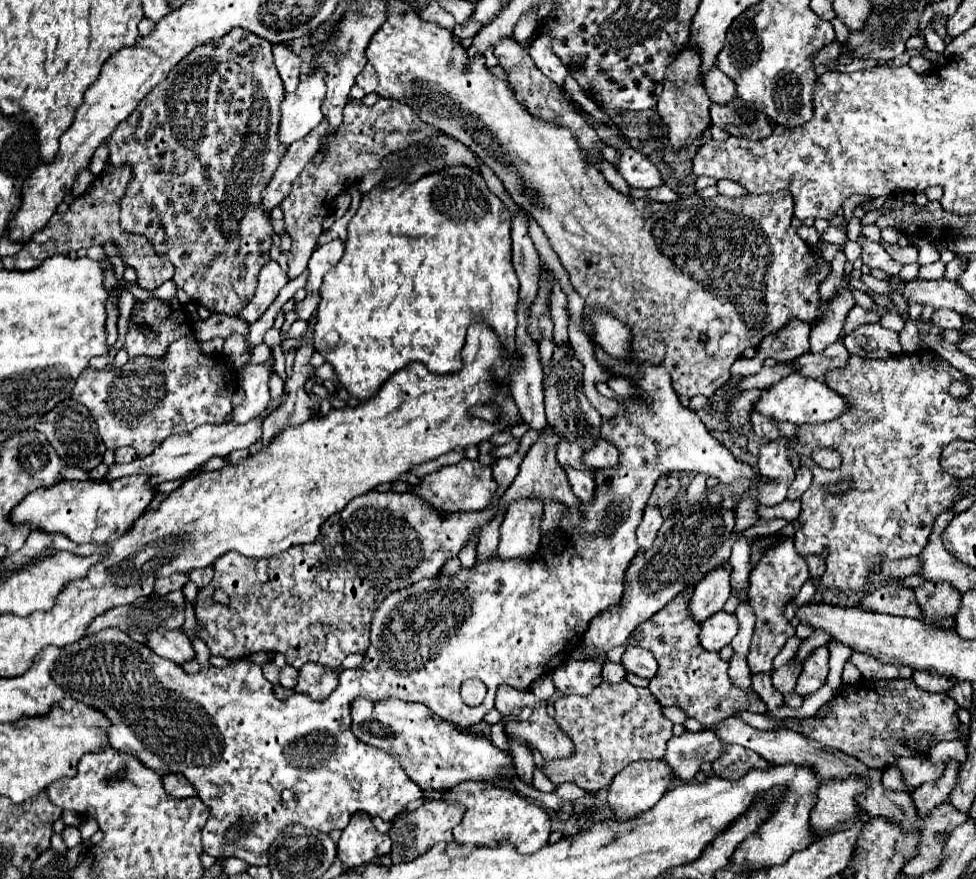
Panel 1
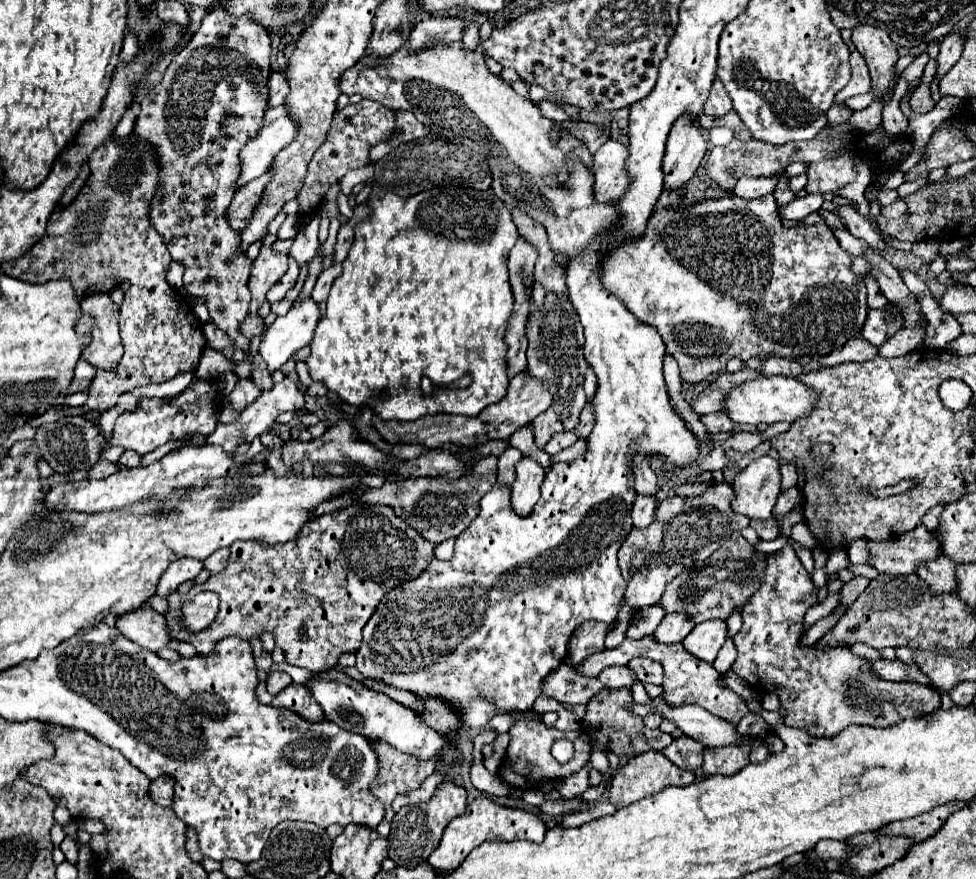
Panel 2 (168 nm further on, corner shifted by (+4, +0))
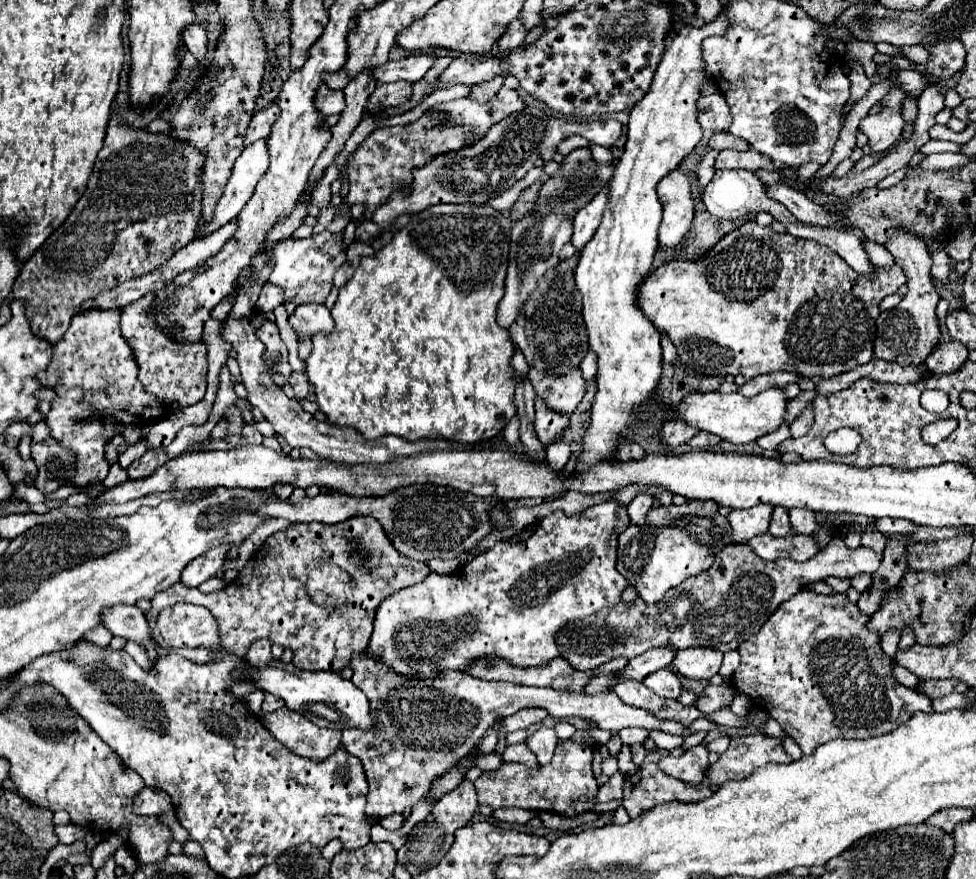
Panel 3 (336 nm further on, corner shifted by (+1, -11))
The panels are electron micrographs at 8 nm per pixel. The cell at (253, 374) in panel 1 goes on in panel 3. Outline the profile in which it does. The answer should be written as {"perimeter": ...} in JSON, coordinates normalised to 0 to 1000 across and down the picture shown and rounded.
{"perimeter":[[[308,346],[304,348],[302,357],[296,362],[300,375],[304,378],[304,385],[323,382],[325,378],[339,378],[341,362],[333,346]]]}

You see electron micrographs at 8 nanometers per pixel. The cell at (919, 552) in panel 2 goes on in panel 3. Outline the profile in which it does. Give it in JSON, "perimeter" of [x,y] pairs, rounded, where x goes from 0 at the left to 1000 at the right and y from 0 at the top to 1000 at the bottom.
{"perimeter":[[[851,612],[847,623],[837,628],[827,639],[815,639],[808,635],[784,639],[767,623],[767,619],[749,619],[749,621],[743,621],[739,628],[735,628],[733,639],[726,648],[718,651],[716,655],[704,658],[694,669],[688,669],[688,673],[683,673],[683,678],[679,678],[679,683],[675,683],[675,687],[661,687],[655,678],[651,680],[649,687],[642,687],[636,683],[634,687],[630,687],[630,692],[618,692],[610,701],[581,710],[581,714],[577,714],[577,719],[573,719],[573,724],[569,724],[569,733],[575,742],[575,749],[579,749],[589,762],[610,762],[618,753],[634,749],[634,746],[647,751],[647,749],[651,749],[667,737],[677,737],[677,735],[685,735],[690,739],[720,735],[720,737],[731,737],[731,739],[737,739],[743,744],[747,739],[755,739],[763,728],[767,728],[774,719],[778,719],[778,714],[788,705],[790,696],[794,696],[794,692],[798,692],[798,687],[802,687],[810,678],[815,678],[815,673],[819,673],[821,669],[825,669],[833,662],[845,660],[847,655],[874,658],[874,655],[884,653],[884,651],[894,653],[901,646],[901,639],[903,639],[903,633],[899,633],[892,623],[880,621],[880,623],[872,626],[866,621],[866,617],[862,612]]]}

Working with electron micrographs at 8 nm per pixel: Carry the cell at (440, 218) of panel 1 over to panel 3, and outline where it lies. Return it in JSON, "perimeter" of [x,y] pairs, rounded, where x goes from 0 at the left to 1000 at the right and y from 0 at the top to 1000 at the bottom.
{"perimeter":[[[448,232],[421,248],[421,253],[403,268],[403,273],[392,280],[382,294],[370,294],[368,305],[360,319],[347,330],[347,339],[339,353],[343,373],[337,382],[323,382],[321,400],[315,407],[315,430],[323,441],[327,466],[335,473],[337,482],[356,485],[372,494],[374,501],[384,501],[390,496],[409,496],[417,503],[427,503],[431,498],[452,498],[468,505],[493,505],[501,503],[528,473],[528,460],[524,451],[528,448],[528,430],[524,428],[524,405],[528,394],[522,378],[509,369],[509,346],[517,332],[517,309],[522,296],[522,266],[524,250],[519,241],[511,241],[503,234],[483,237],[478,232]]]}

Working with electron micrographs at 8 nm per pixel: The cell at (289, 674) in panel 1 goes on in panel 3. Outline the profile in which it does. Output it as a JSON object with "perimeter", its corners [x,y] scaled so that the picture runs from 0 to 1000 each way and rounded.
{"perimeter":[[[272,790],[272,796],[267,801],[267,810],[282,810],[286,805],[290,805],[290,796],[286,796],[286,792],[278,792],[278,790]]]}

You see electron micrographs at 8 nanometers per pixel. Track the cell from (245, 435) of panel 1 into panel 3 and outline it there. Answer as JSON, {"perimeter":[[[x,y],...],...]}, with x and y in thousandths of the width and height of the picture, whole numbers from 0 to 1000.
{"perimeter":[[[299,423],[296,436],[299,437],[304,455],[310,455],[315,451],[315,446],[317,446],[317,432],[315,432],[313,423]]]}

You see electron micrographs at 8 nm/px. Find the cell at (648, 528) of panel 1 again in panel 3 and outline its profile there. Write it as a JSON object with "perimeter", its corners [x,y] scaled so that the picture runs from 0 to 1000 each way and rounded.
{"perimeter":[[[655,560],[655,562],[642,573],[642,585],[644,585],[647,594],[651,594],[651,596],[657,598],[657,596],[661,594],[663,582],[667,580],[667,576],[669,576],[669,564],[663,562],[663,560]]]}

